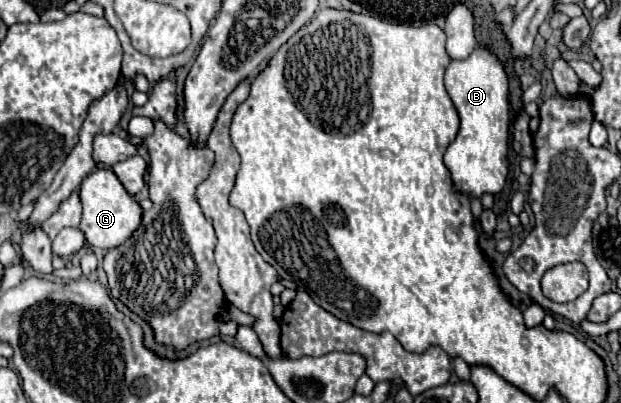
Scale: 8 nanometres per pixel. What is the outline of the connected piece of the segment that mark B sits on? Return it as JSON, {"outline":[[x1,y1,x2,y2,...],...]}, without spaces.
{"outline":[[477,46,469,58,451,60,445,88,461,118,459,134,443,158,455,188,469,196,501,192,509,174,509,76,503,62,489,46]]}

